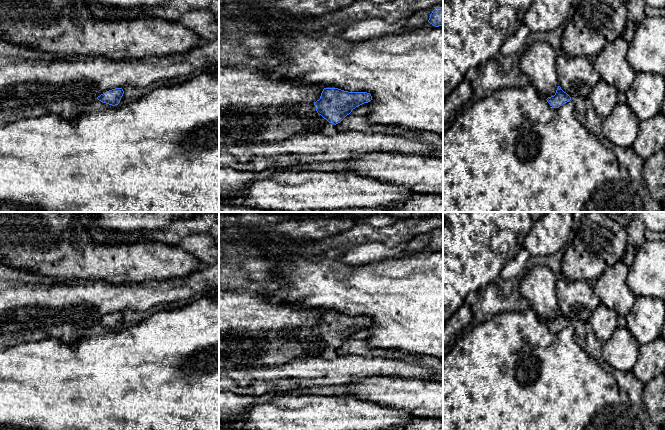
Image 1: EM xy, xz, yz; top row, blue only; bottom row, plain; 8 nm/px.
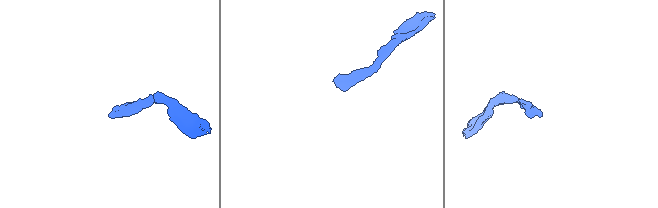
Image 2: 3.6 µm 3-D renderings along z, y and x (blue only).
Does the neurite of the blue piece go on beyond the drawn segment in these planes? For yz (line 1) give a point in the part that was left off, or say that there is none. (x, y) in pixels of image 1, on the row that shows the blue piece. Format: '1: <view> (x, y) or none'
1: none

